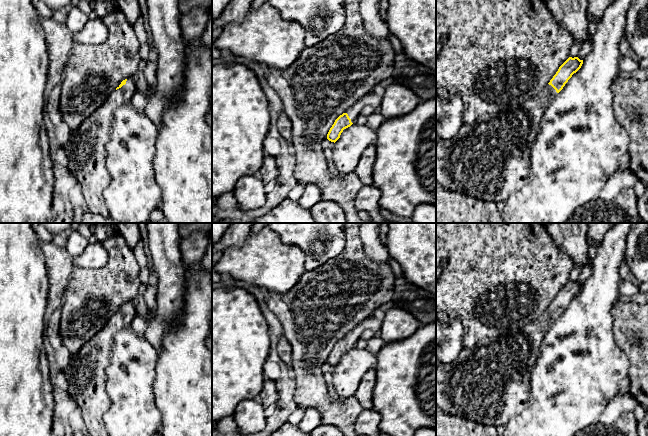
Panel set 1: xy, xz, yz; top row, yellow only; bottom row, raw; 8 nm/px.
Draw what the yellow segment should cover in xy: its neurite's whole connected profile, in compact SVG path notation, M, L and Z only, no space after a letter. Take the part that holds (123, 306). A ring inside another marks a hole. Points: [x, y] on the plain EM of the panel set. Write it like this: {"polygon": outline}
{"polygon": "M128 302L112 315L106 325L91 338L76 354L69 366L62 370L67 382L68 393L74 397L77 407L82 413L84 424L89 436L109 436L103 416L111 406L111 400L106 391L106 372L111 356L113 335L124 327L131 325L137 310L136 302Z"}

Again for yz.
{"polygon": "M569 281L544 313L521 331L500 338L483 338L471 348L463 348L457 359L436 369L436 406L449 415L458 416L482 425L506 426L509 420L529 405L529 374L539 356L541 343L568 304L582 290L583 284Z"}

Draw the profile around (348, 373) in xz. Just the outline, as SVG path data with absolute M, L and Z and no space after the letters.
M353 347L344 353L332 373L332 383L339 398L353 397L364 374L369 369L374 369L376 363L377 356L367 349Z

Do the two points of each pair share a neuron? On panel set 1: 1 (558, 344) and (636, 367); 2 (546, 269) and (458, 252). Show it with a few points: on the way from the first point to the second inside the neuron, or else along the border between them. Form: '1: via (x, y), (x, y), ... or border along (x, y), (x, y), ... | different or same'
1: border along (617, 345), (628, 361), (627, 379) | different
2: via (524, 269), (507, 269), (490, 252), (480, 252) | same

